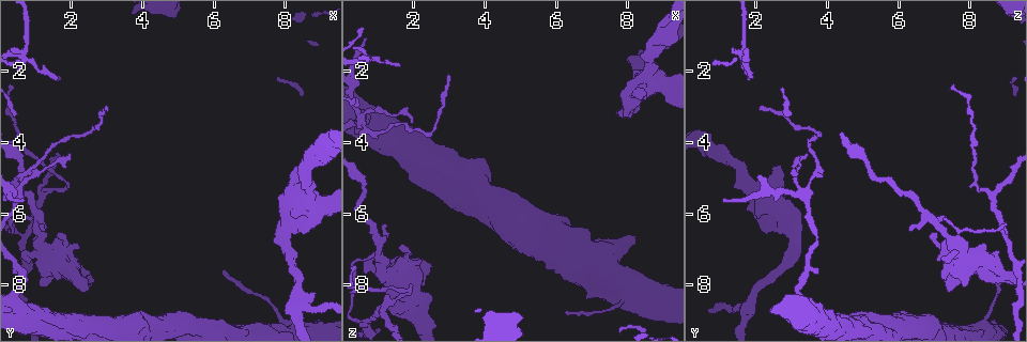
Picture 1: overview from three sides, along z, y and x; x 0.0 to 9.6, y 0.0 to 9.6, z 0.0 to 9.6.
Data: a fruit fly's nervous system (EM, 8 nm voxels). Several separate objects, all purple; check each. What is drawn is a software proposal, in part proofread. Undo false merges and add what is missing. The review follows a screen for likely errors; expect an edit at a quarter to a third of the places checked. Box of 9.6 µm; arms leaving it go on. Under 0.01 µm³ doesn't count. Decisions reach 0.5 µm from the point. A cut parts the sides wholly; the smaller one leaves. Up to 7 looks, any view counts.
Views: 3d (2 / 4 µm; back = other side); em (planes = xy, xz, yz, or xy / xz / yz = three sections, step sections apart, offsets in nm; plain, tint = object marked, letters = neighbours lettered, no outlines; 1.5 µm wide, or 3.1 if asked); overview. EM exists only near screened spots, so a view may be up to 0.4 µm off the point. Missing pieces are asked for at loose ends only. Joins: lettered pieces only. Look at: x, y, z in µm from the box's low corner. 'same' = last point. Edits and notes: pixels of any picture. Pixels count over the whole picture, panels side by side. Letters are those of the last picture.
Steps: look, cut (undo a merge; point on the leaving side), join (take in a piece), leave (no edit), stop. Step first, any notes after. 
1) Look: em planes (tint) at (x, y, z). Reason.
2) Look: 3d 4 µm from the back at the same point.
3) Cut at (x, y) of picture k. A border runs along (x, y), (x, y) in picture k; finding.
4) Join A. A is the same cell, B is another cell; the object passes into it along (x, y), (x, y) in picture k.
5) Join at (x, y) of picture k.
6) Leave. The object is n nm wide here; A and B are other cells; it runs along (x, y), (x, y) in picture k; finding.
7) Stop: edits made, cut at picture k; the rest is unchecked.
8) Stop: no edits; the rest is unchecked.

Look: 3d 2 µm at (0.60, 1.50, 1.65).

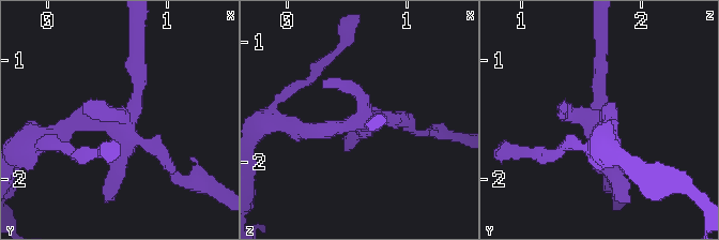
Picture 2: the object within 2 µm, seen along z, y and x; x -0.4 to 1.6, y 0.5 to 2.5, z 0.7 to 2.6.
Look: em yz step 4 (letters) at (0.66, 1.56, 1.66). Now the EM.

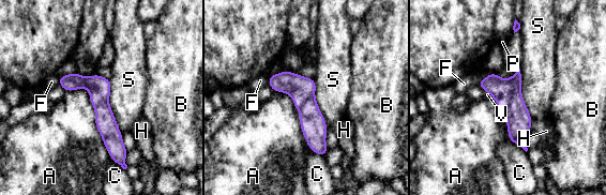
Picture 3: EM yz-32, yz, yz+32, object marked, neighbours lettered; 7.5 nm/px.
Cut at (518, 119) of picture 3. The longest contact is with A, 600 nm; A, B, C, F, H, P, S and V are other cells; the part that leaves runs along (517, 75), (516, 140) in picture 3; a second neuron is stuck on.

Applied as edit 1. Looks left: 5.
Look: 3d 2 µm at (2.00, 4.30, 3.40). Thin end.

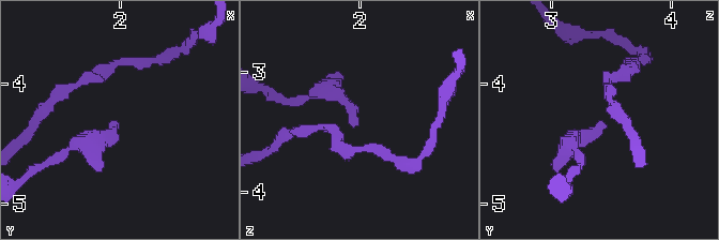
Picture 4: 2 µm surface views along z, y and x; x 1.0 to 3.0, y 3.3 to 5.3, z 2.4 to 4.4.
Look: em planes (tint) at (1.94, 4.30, 3.42).

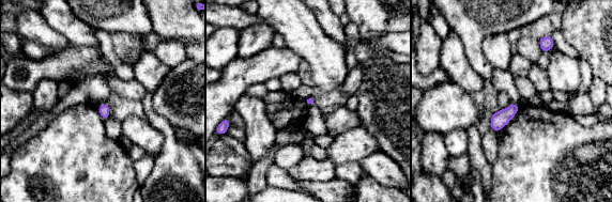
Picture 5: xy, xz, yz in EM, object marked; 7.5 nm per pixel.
Look: em planes (letters) at the same point. See the neighbours.

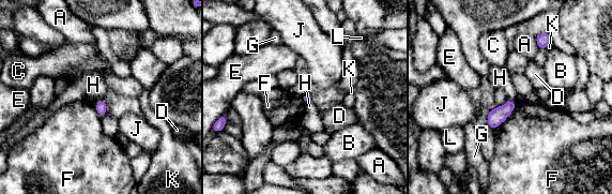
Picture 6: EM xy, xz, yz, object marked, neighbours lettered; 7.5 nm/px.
Leave. A, B, C, D, E, F, G, H, J, K and L are other cells; a border runs along (508, 99), (515, 101) in picture 6; none of them fits.

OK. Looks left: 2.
Look: em planes (letters) at (1.60, 6.55, 6.95). Branch stops here.

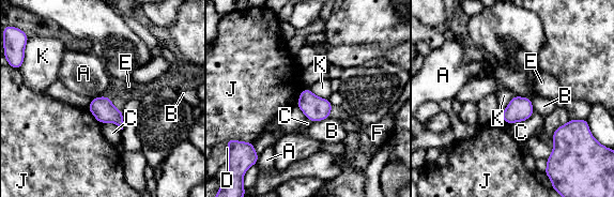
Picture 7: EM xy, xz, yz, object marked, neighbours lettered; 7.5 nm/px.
Leave. A, B, C, D, E, F, J and K are other cells; a border runs along (513, 94), (525, 97) in picture 7; no lettered piece goes on from it.

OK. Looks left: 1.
Stop: edits made, cut at picture 3; the rest is unchecked.

